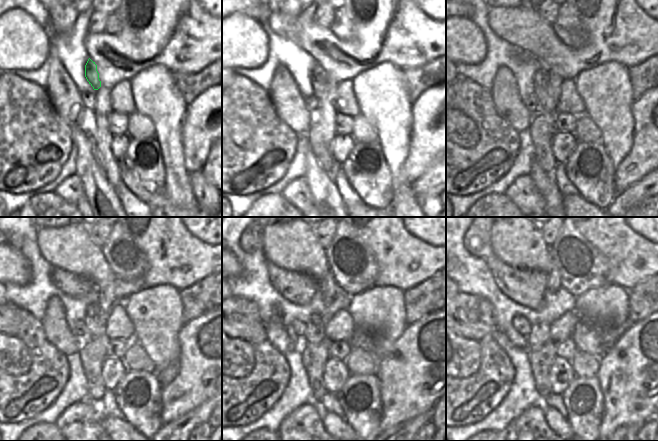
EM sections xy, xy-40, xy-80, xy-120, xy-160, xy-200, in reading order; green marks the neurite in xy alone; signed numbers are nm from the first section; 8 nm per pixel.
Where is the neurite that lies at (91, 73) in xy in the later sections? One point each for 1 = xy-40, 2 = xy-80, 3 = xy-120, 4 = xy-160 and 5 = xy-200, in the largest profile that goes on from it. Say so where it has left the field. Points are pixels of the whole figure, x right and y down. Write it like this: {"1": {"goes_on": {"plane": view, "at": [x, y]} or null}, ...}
{"1": {"goes_on": {"plane": "xy-40", "at": [319, 79]}}, "2": {"goes_on": {"plane": "xy-80", "at": [541, 79]}}, "3": {"goes_on": {"plane": "xy-120", "at": [94, 321]}}, "4": {"goes_on": {"plane": "xy-160", "at": [315, 332]}}, "5": {"goes_on": {"plane": "xy-200", "at": [539, 334]}}}

